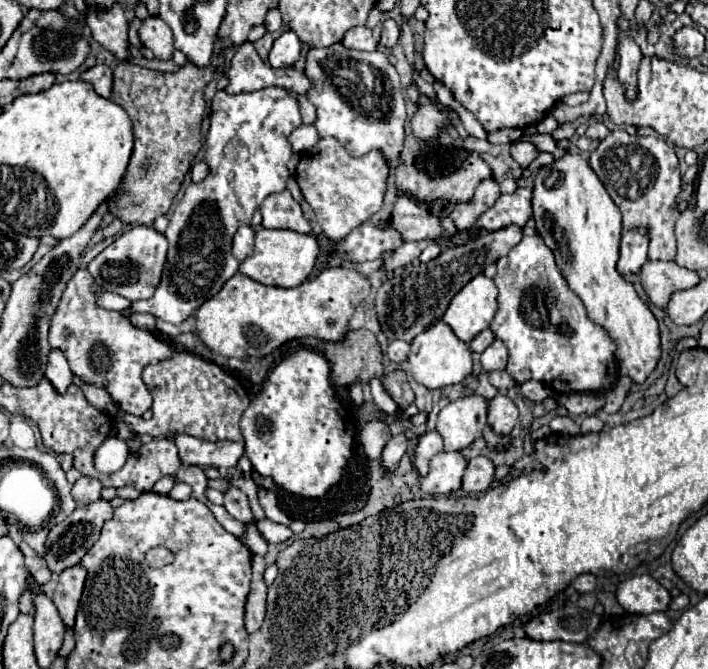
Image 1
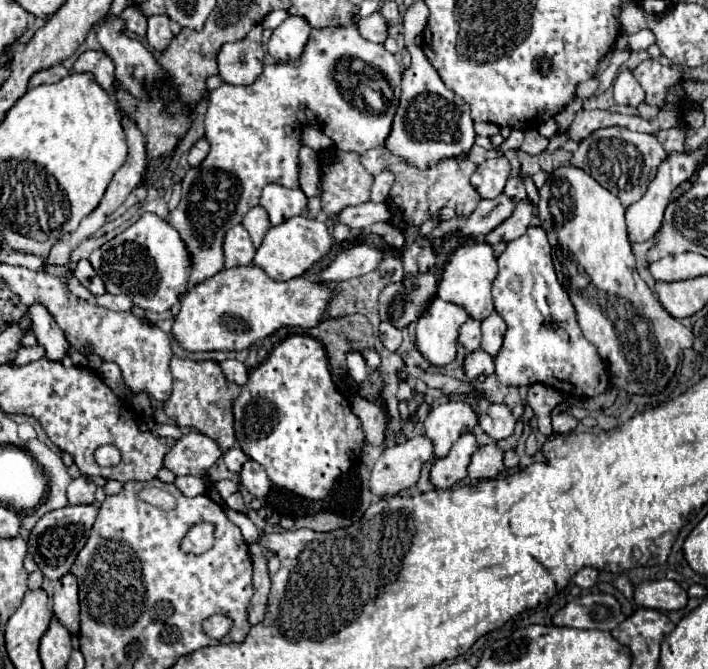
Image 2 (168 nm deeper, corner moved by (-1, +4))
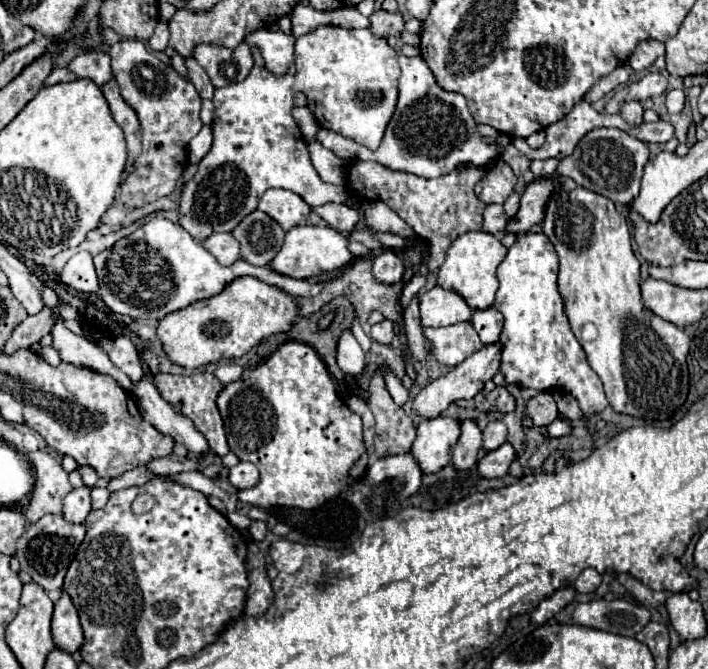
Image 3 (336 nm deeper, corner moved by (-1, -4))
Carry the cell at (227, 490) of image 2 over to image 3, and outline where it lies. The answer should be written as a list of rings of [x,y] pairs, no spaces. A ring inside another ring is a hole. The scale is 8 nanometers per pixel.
[[[295,340],[279,346],[271,354],[271,358],[257,368],[247,368],[241,380],[227,384],[217,398],[217,406],[225,422],[231,452],[235,452],[239,460],[253,462],[261,472],[261,480],[255,488],[237,490],[237,498],[245,504],[253,504],[259,508],[319,508],[323,502],[335,498],[343,488],[347,488],[349,470],[365,452],[361,418],[351,412],[338,397],[331,374],[327,372],[325,362],[317,356],[317,352],[313,352],[313,348],[309,348],[307,344]]]

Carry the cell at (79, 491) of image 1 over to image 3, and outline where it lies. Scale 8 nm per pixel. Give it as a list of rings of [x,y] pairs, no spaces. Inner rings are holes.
[[[81,486],[69,492],[69,496],[65,496],[63,502],[63,516],[69,522],[85,522],[87,514],[91,512],[91,488]]]

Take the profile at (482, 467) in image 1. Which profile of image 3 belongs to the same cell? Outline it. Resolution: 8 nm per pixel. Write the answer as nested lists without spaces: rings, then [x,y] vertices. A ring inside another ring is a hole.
[[[505,442],[501,448],[487,452],[479,464],[477,464],[477,472],[481,478],[501,478],[507,474],[511,460],[515,458],[515,450],[509,442]]]

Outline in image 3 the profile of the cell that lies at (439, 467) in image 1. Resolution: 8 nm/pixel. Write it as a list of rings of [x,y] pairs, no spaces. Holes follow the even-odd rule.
[[[473,420],[461,422],[461,436],[453,448],[451,466],[457,470],[469,470],[477,464],[477,452],[481,448],[481,430]]]

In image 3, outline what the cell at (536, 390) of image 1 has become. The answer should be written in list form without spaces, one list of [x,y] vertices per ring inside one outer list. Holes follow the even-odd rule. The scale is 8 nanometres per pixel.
[[[541,392],[541,394],[533,396],[533,398],[527,402],[527,412],[529,412],[533,424],[539,426],[539,428],[549,426],[555,418],[559,418],[555,398],[553,398],[549,392]]]

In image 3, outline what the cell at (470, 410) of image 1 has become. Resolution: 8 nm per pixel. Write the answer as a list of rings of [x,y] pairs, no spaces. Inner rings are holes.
[[[437,416],[423,420],[417,426],[417,438],[411,454],[417,458],[425,474],[439,472],[451,462],[451,448],[459,440],[461,422],[449,416]]]

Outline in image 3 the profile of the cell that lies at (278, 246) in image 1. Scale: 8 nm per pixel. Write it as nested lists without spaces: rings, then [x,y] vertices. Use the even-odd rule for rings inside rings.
[[[295,226],[285,234],[285,244],[277,252],[277,256],[269,262],[269,268],[277,274],[305,280],[313,274],[335,270],[347,266],[353,260],[353,254],[347,248],[347,236],[339,234],[329,226]]]

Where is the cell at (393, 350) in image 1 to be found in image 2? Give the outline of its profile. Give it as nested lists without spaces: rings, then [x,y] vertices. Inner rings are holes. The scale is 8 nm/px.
[[[381,322],[379,324],[379,334],[381,334],[381,342],[383,342],[383,346],[387,348],[387,350],[391,350],[391,352],[395,352],[397,348],[399,348],[399,344],[401,344],[401,332],[391,324],[391,322]]]

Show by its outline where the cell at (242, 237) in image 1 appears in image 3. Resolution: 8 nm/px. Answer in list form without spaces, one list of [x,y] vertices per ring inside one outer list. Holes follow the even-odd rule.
[[[213,234],[203,242],[203,246],[219,260],[219,264],[229,266],[229,264],[241,260],[239,244],[231,234]]]

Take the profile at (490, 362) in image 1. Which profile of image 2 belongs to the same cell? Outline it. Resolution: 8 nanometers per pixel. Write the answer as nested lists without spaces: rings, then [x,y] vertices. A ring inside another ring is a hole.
[[[493,312],[489,314],[485,320],[481,320],[481,332],[483,332],[483,340],[481,340],[481,350],[485,350],[487,354],[495,356],[501,348],[501,340],[505,336],[505,322],[503,318]]]

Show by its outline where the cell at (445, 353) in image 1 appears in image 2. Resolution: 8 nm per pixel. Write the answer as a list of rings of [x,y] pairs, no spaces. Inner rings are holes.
[[[435,296],[417,320],[417,350],[433,366],[455,360],[457,328],[467,320],[465,308]]]

